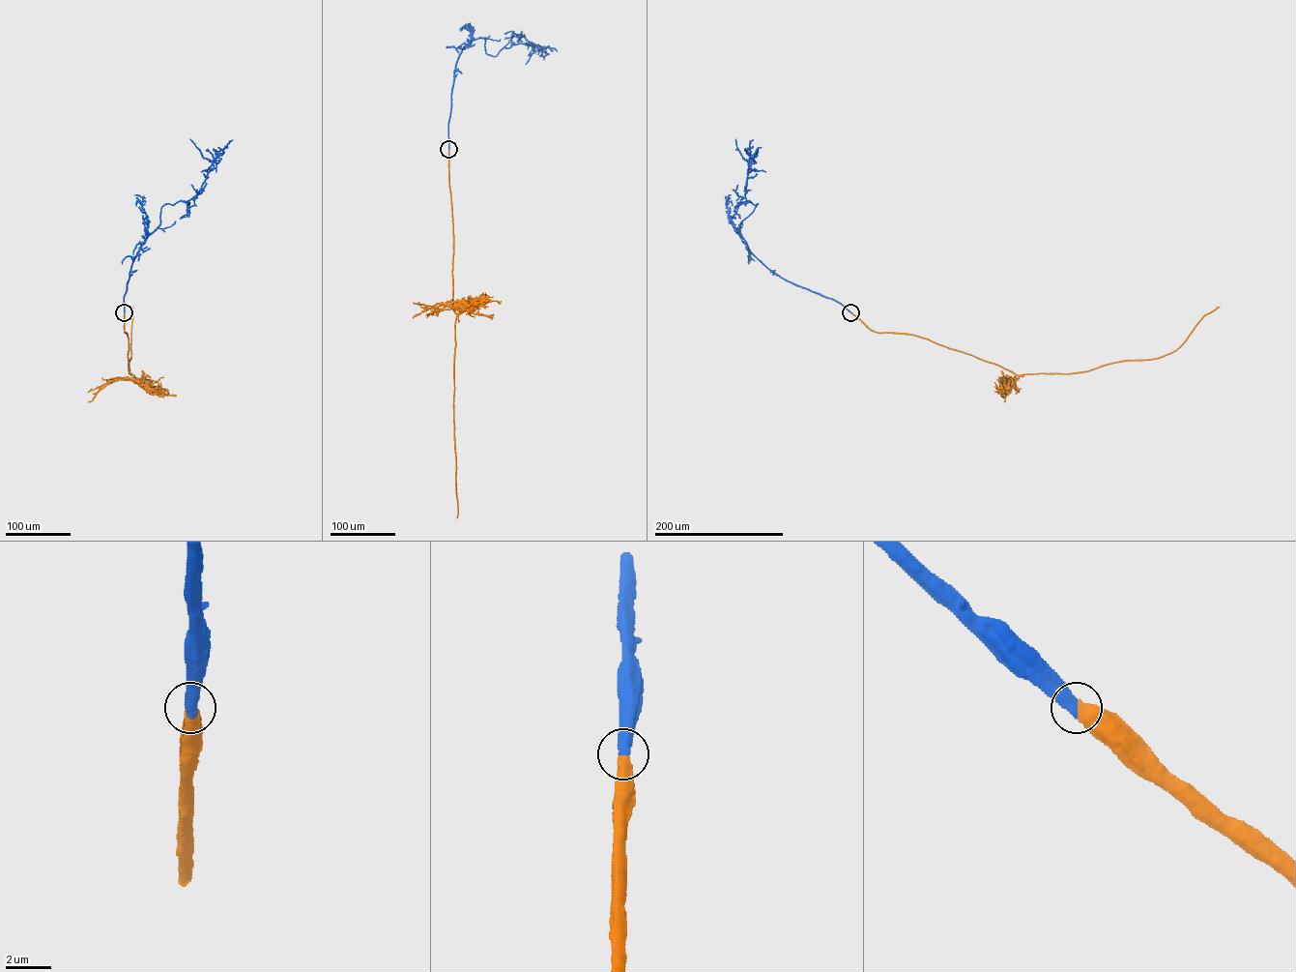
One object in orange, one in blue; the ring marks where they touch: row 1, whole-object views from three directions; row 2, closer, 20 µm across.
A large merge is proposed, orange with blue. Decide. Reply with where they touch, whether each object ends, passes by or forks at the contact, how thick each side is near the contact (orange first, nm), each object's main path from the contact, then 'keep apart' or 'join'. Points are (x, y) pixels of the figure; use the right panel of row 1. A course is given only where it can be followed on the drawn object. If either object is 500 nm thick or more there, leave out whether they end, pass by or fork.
place (850, 312); calibres 700 and 600 nm; course orange (850, 312), (876, 332), (928, 338), (1011, 370), (1014, 378); course blue (850, 312), (831, 299), (785, 280), (748, 248), (739, 226), (758, 204), (746, 200), (748, 161), (735, 139); join

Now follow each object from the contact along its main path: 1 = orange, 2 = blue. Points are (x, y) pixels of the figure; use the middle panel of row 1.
1: (448, 149), (452, 308), (456, 313), (460, 312)
2: (448, 149), (458, 55), (479, 38), (493, 56), (513, 44), (536, 46), (514, 34)

